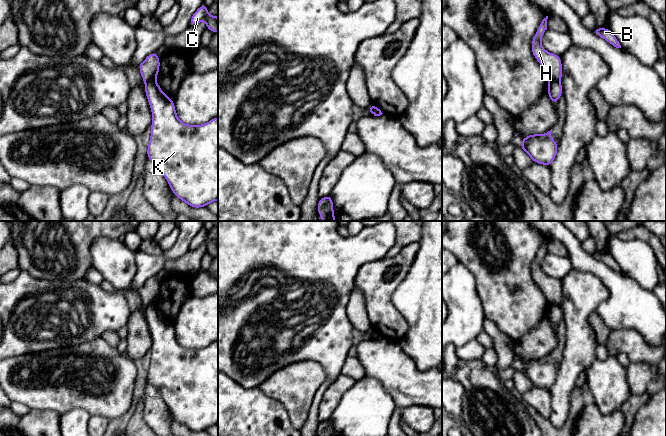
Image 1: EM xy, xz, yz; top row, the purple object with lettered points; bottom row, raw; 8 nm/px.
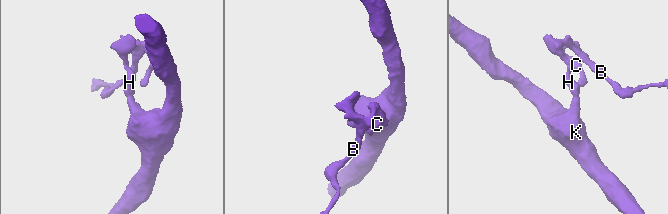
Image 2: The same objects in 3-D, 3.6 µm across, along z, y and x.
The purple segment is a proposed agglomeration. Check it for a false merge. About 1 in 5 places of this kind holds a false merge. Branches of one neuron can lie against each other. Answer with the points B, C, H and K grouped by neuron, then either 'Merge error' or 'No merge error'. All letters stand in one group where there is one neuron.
Groups: B C H / K. Merge error

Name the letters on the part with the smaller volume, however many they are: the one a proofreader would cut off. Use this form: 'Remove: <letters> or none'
Remove: B, C, H

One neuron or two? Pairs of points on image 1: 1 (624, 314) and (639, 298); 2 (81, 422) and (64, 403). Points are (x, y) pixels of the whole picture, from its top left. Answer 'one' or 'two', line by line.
1: one
2: two

